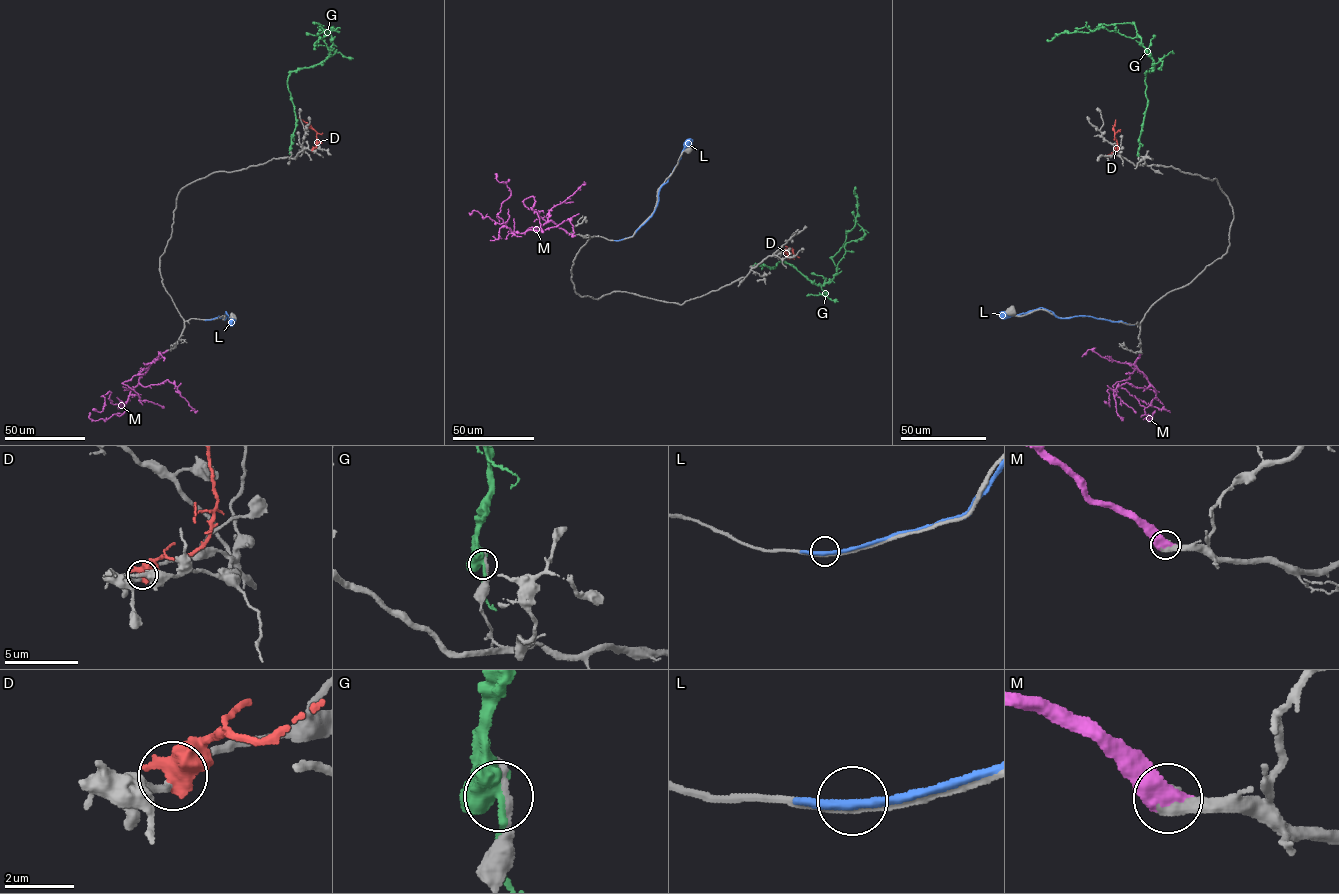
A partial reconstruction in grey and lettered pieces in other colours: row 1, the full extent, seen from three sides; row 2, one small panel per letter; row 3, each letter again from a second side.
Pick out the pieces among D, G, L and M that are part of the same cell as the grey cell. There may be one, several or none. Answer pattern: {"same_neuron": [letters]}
{"same_neuron": ["M"]}

